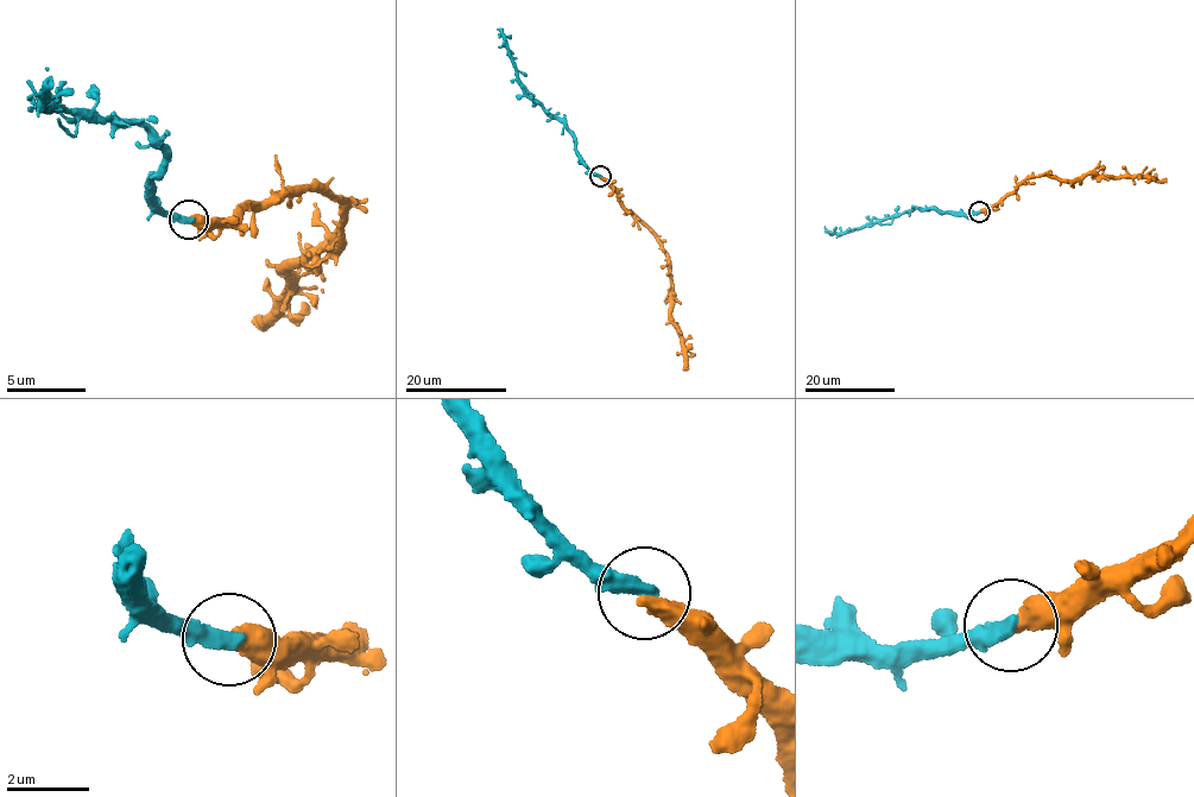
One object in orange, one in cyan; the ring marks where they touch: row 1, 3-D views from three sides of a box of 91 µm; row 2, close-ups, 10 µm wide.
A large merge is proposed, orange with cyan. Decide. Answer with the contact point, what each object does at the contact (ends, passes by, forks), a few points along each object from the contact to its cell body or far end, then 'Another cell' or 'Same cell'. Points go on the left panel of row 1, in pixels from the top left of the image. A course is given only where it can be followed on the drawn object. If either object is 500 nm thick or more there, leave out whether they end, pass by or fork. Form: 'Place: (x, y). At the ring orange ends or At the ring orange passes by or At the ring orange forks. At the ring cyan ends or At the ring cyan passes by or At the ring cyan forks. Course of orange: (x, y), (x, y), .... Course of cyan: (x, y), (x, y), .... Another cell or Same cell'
Place: (189, 220). At the ring orange ends. At the ring cyan ends. Course of orange: (187, 219), (233, 227), (285, 194), (320, 191), (339, 203), (335, 245), (279, 274), (291, 293), (264, 318). Course of cyan: (187, 219), (153, 198), (151, 178), (168, 169), (146, 130), (40, 105), (50, 68). Same cell

